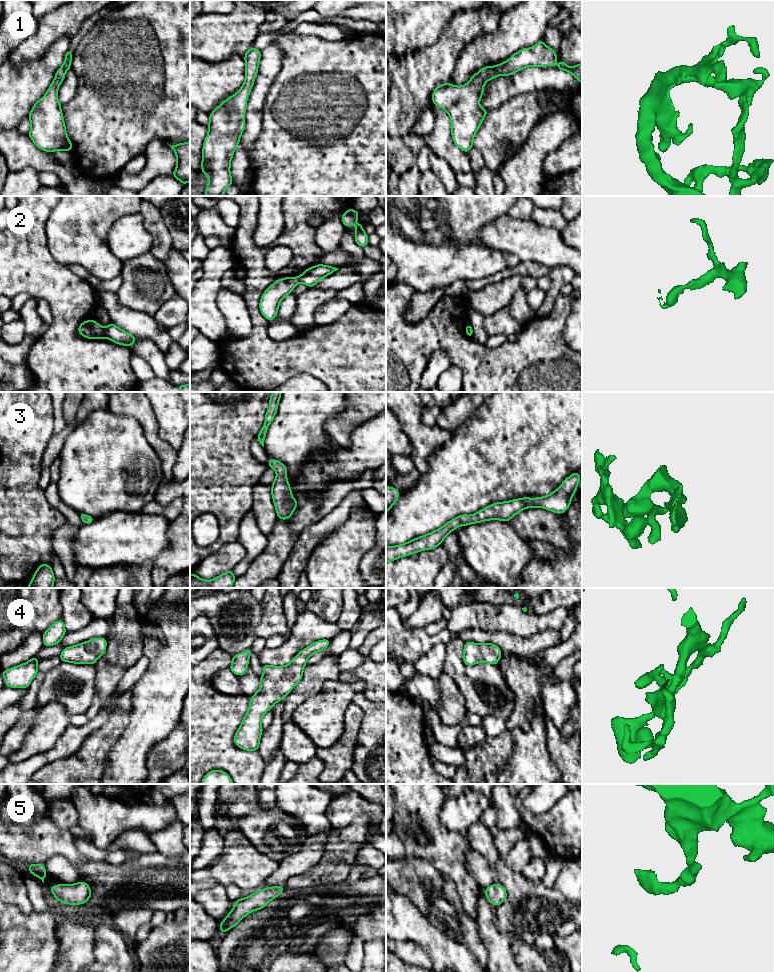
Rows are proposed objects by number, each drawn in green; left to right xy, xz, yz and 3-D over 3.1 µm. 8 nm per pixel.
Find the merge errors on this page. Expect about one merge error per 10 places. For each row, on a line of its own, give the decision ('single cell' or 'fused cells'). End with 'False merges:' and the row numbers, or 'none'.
1: single cell
2: single cell
3: single cell
4: single cell
5: single cell
False merges: none

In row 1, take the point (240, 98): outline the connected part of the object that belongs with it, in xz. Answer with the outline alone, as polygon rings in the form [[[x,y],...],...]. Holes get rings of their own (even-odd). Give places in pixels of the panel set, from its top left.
[[[251,47],[246,51],[244,56],[246,63],[245,81],[242,87],[209,114],[208,134],[203,143],[201,163],[202,173],[209,178],[209,183],[205,189],[206,196],[224,196],[224,191],[233,184],[230,174],[231,159],[240,142],[241,134],[245,130],[247,99],[258,73],[260,58],[261,50]]]

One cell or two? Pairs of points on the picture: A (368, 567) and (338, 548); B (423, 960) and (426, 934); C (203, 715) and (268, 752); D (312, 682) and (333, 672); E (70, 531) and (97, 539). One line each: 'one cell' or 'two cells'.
A: two cells
B: two cells
C: two cells
D: one cell
E: two cells

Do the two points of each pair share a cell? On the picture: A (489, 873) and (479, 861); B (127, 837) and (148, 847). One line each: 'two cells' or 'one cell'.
A: one cell
B: one cell

